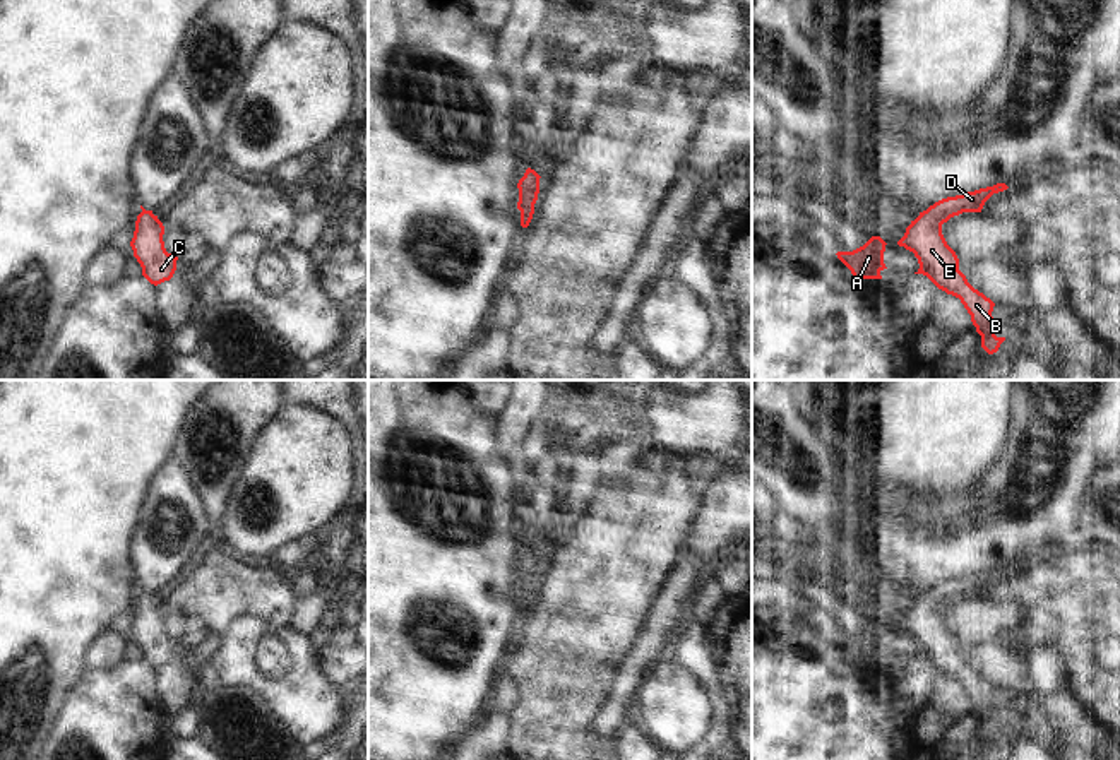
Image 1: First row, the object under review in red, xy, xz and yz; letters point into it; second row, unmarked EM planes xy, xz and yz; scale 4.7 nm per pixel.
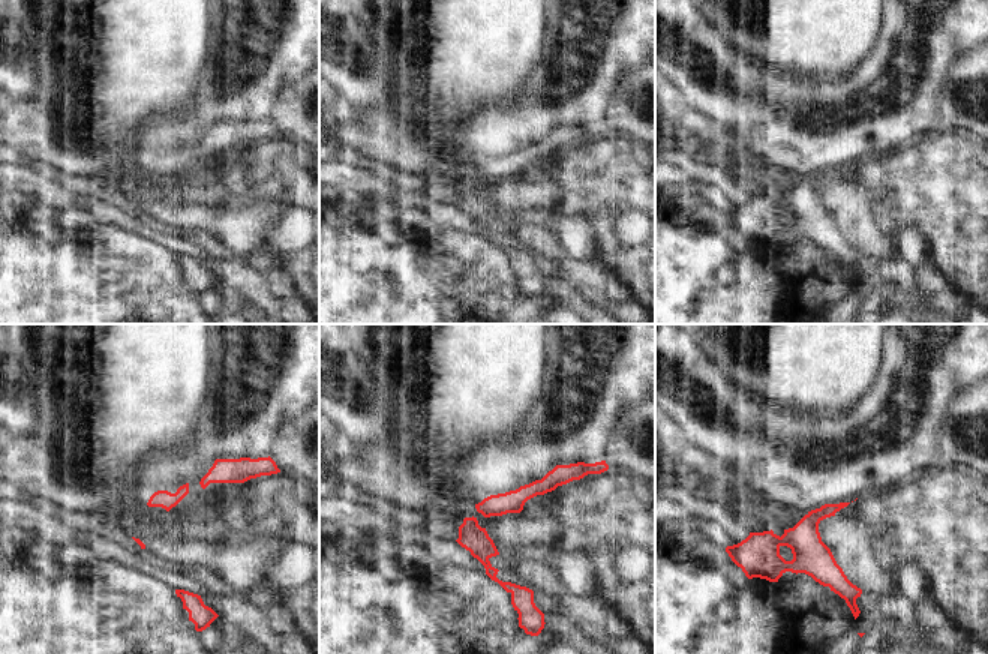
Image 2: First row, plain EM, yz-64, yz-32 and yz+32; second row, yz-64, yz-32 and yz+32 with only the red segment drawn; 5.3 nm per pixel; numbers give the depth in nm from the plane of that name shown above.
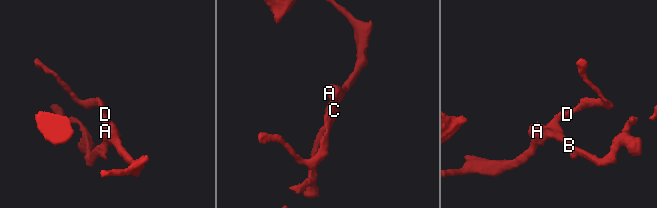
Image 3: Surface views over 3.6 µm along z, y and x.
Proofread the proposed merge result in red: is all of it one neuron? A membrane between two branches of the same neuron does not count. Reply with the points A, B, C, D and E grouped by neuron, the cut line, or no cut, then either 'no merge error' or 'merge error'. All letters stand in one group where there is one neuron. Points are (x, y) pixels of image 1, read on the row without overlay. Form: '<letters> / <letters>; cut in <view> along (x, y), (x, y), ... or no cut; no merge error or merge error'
A B C D E; no cut; no merge error

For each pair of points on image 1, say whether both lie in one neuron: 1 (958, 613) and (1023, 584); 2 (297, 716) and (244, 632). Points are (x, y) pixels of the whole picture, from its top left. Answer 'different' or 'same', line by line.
1: different
2: same

